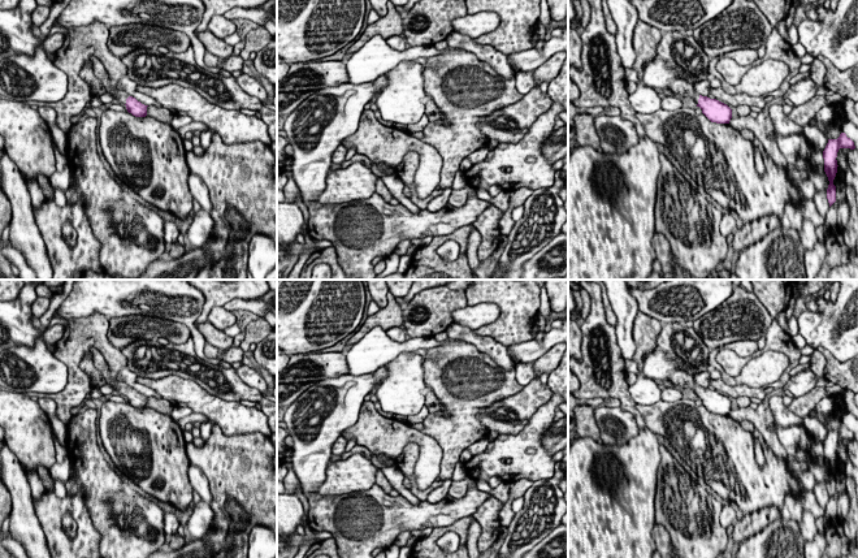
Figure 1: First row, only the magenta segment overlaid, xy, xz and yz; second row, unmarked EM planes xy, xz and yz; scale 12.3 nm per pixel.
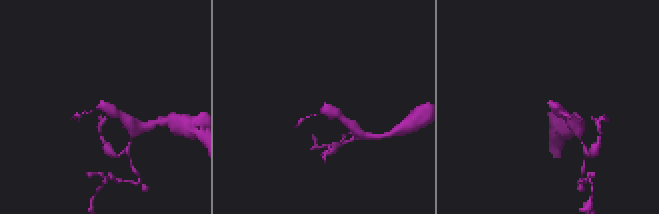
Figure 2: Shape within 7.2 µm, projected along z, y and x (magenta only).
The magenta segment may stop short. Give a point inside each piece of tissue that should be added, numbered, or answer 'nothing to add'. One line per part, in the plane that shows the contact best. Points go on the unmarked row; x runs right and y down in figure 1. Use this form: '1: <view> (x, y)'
1: yz (655, 364)

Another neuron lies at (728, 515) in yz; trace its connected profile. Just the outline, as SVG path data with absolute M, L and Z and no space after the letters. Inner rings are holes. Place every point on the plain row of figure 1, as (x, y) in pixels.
M727 502L723 507L722 507L722 512L720 512L720 524L723 528L728 528L729 525L732 525L736 520L736 511L733 507L733 502Z

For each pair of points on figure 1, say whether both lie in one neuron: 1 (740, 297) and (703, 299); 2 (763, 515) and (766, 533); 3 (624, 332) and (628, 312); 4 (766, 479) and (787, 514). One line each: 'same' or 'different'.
1: different
2: different
3: same
4: different

